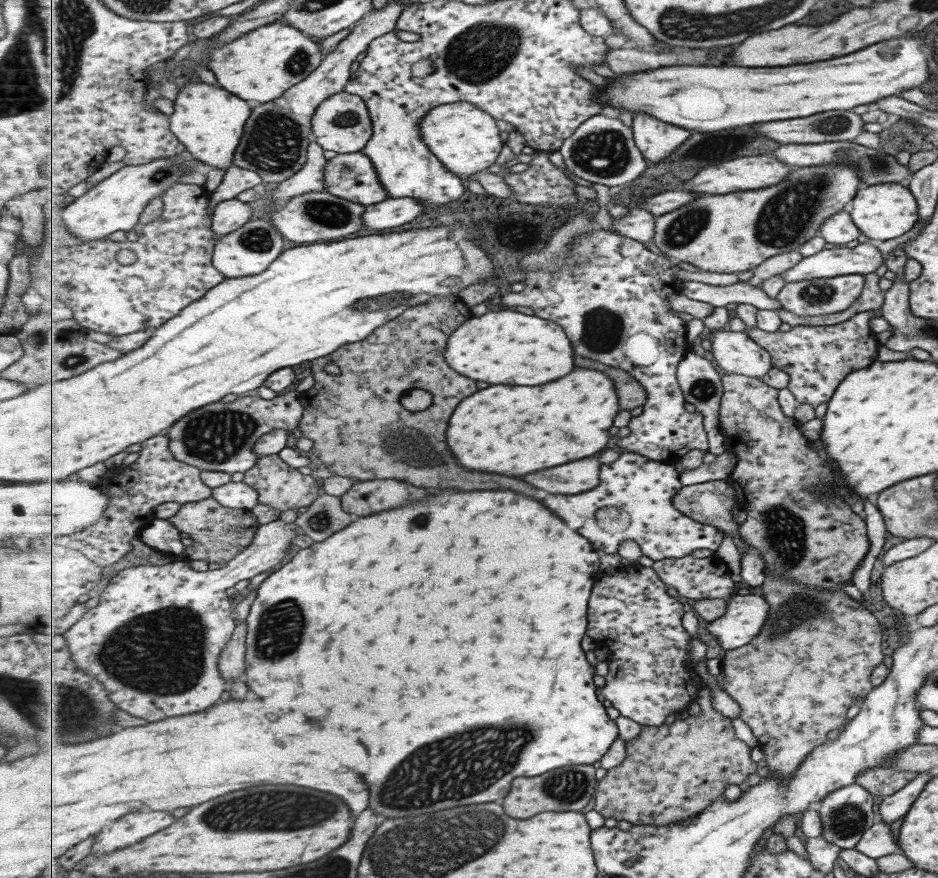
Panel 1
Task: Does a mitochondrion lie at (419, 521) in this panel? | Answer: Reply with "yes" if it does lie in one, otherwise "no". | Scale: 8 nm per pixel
yes

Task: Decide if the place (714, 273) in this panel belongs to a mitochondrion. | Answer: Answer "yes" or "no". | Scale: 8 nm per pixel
no

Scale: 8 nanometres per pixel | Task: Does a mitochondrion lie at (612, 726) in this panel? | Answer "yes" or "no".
no

